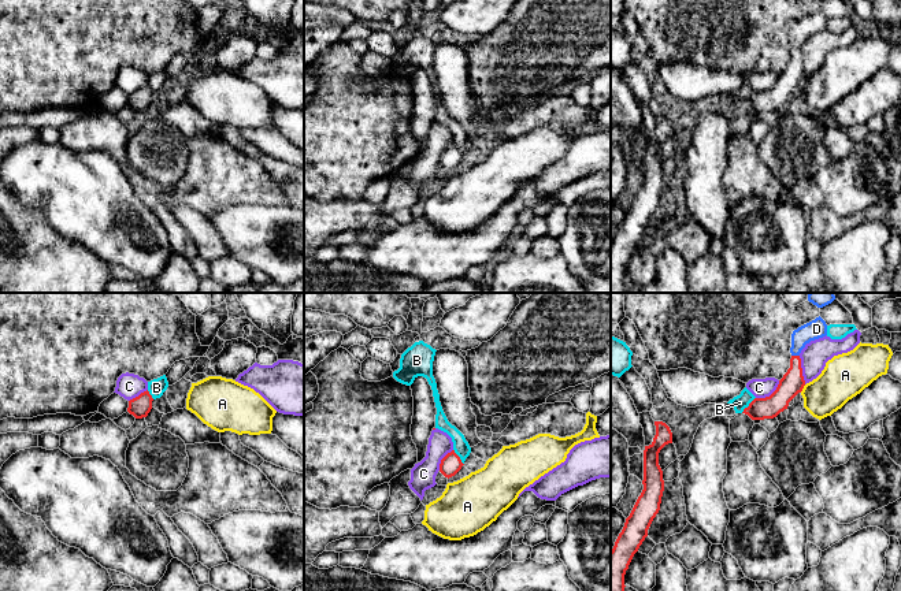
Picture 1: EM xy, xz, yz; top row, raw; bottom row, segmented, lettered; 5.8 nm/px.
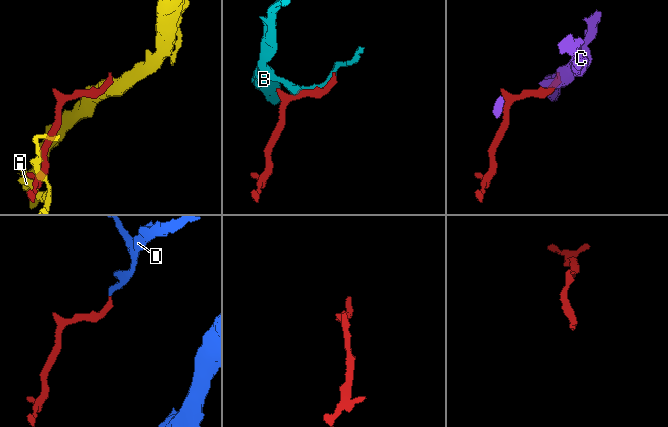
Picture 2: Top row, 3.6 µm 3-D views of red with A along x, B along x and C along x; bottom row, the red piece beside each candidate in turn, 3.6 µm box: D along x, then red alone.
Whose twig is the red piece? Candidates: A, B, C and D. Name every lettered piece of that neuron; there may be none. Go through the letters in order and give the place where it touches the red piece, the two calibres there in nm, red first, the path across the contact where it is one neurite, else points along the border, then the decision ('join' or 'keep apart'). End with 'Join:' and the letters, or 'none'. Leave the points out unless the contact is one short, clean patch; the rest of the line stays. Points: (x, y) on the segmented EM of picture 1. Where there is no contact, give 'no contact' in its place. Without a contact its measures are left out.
A: yz (803, 387) | 140/260 nm | keep apart
B: yz (749, 405) | 130/90 nm | keep apart
C: yz (771, 394) | 140/110 nm | along yz (779, 381), (778, 386), (768, 396), (756, 398) | keep apart
D: yz (796, 356) | 140/120 nm | across yz (792, 383), (796, 371), (796, 356), (796, 346), (816, 329) | join
Join: D

